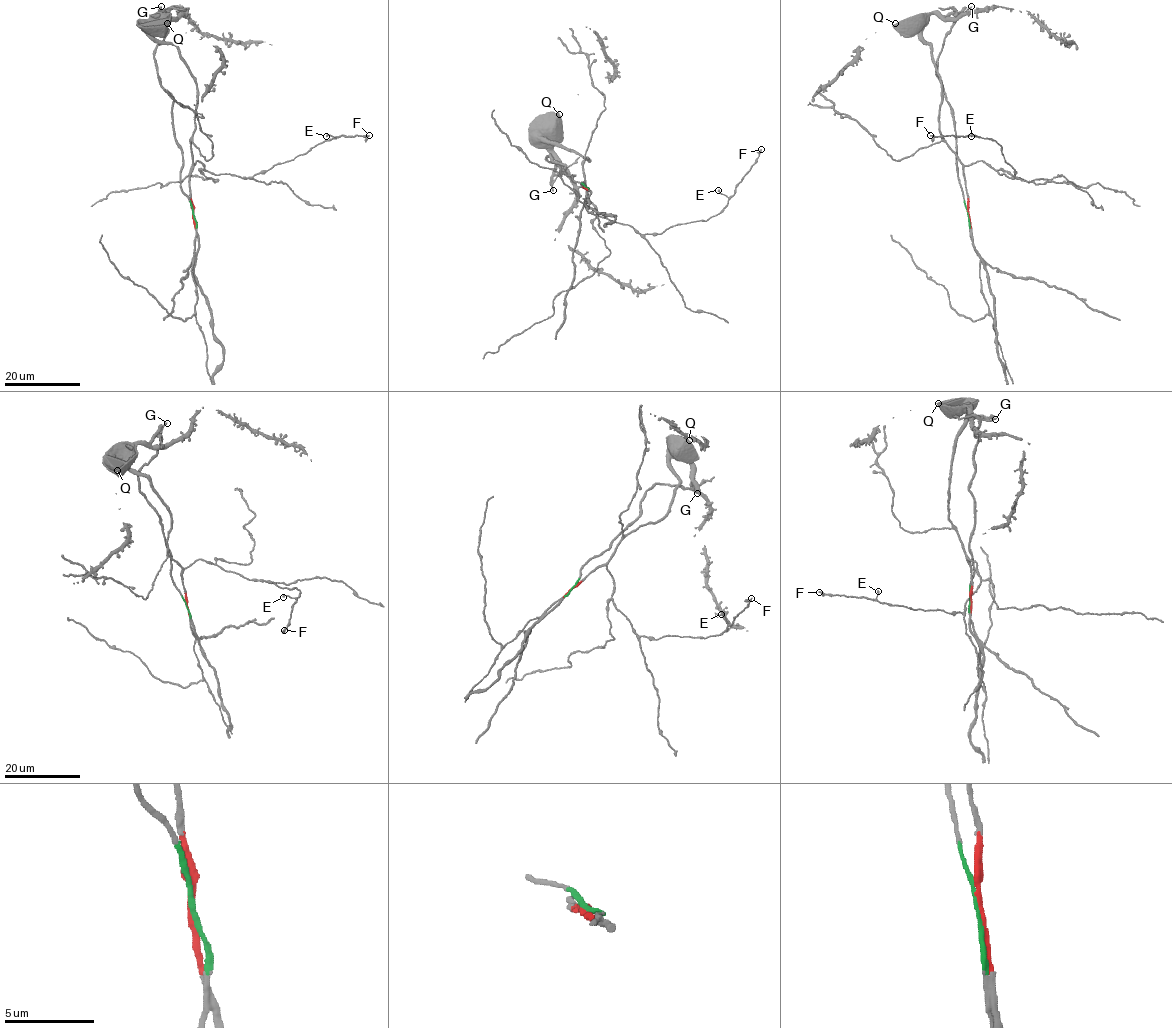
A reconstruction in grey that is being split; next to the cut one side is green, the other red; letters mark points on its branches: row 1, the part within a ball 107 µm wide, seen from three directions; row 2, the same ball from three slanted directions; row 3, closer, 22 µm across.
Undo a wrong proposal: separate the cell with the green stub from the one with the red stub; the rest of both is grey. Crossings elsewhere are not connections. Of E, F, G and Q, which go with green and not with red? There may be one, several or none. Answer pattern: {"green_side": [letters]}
{"green_side": ["G"]}

